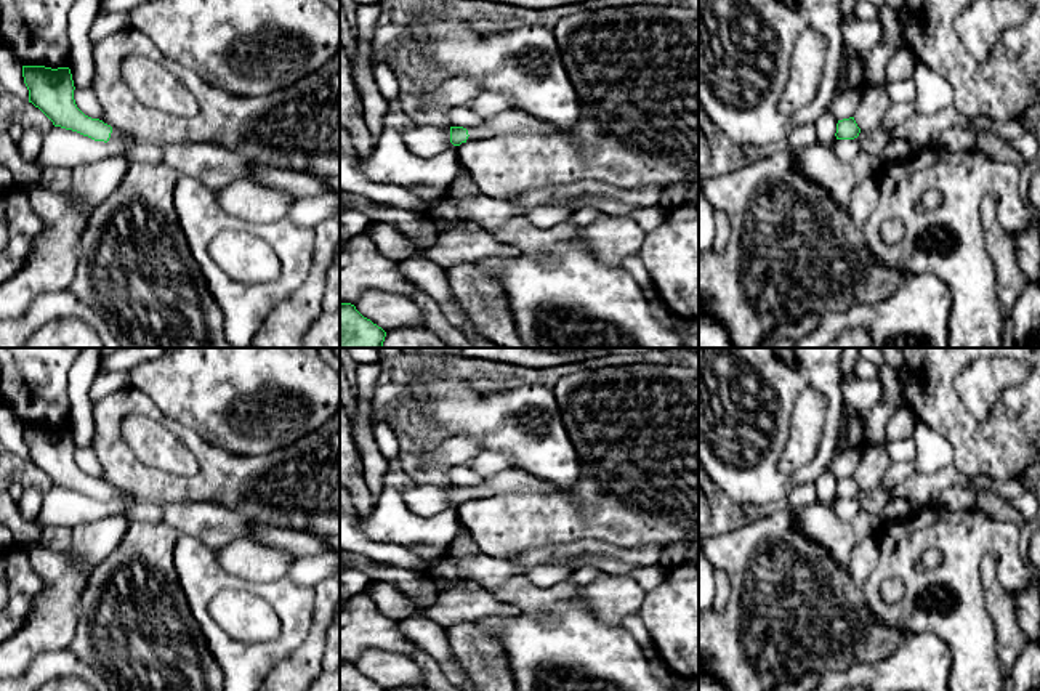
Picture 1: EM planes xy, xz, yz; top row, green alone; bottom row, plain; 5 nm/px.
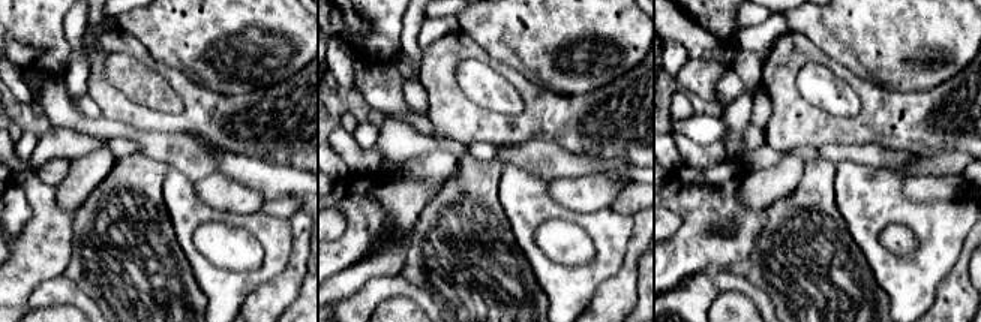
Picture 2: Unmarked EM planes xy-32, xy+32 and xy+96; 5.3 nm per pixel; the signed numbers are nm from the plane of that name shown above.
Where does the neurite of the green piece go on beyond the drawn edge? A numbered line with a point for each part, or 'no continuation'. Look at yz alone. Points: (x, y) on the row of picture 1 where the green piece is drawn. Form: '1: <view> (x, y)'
no continuation

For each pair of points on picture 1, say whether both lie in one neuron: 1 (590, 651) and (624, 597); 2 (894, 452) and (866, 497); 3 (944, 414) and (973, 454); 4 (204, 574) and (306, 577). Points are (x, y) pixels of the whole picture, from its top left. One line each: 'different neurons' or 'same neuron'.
1: different neurons
2: different neurons
3: same neuron
4: different neurons

